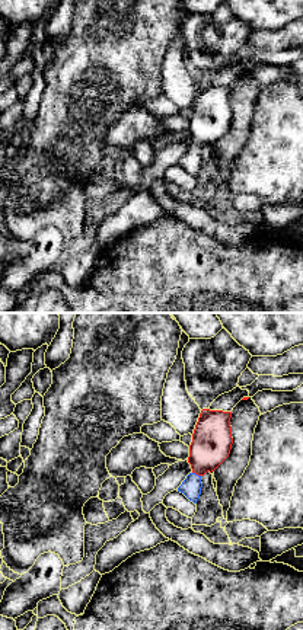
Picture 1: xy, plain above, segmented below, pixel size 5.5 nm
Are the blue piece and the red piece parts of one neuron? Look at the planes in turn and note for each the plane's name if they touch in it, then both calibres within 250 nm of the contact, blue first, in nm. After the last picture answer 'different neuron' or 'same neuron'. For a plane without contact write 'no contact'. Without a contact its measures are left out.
xy | 110/220 nm

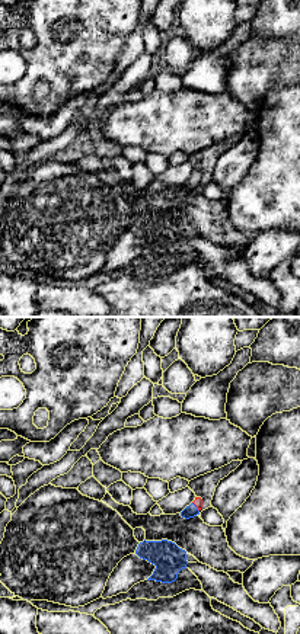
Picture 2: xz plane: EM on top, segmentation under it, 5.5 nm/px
xz | 70/50 nm

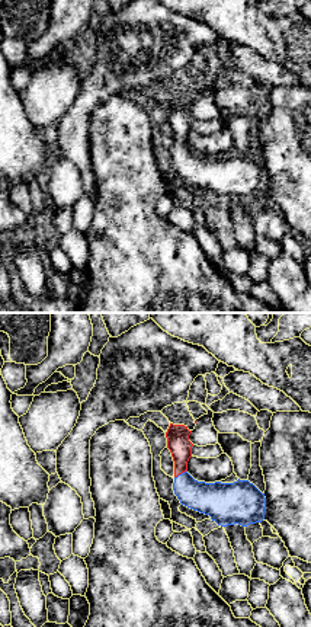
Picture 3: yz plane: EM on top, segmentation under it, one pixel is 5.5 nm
yz | 190/130 nm

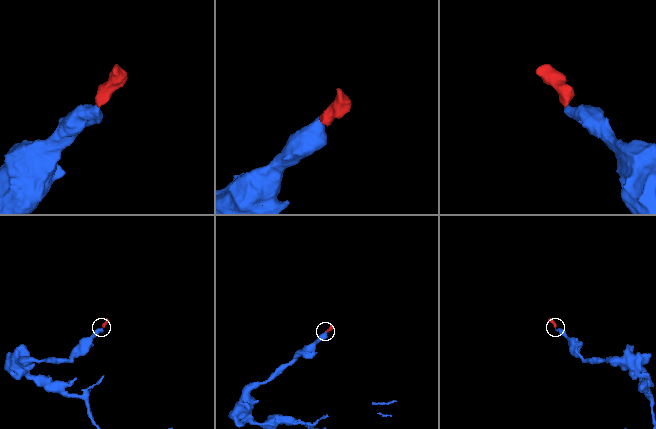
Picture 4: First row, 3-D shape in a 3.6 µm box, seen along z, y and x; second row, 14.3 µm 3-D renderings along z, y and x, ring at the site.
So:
same neuron

